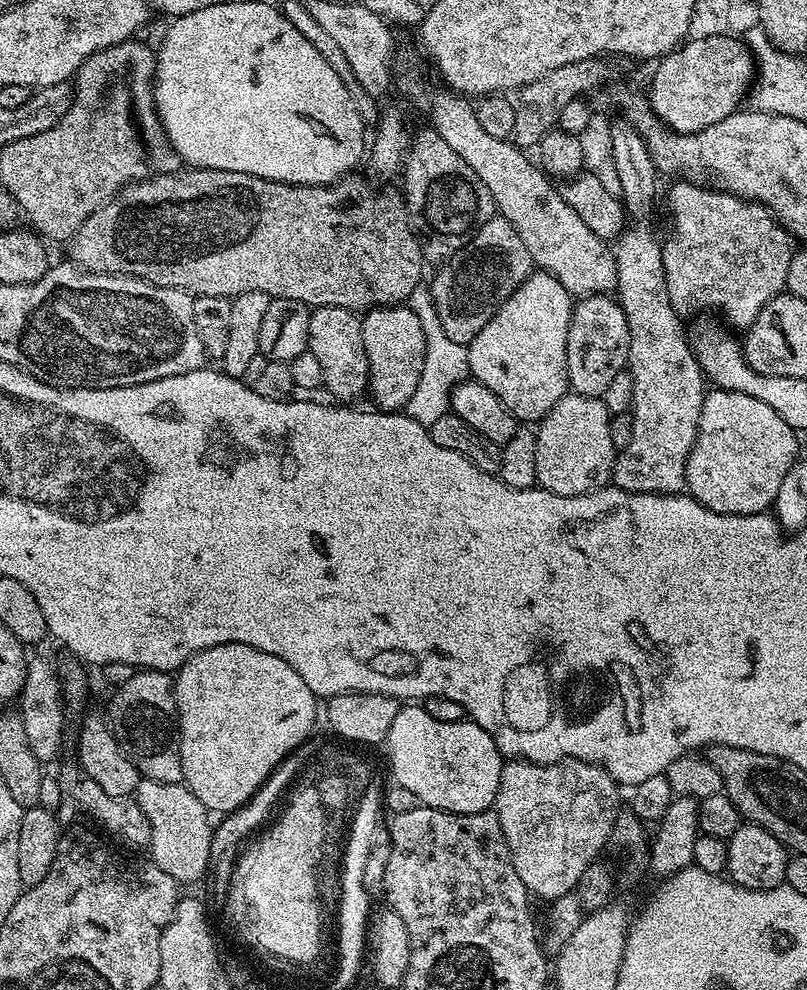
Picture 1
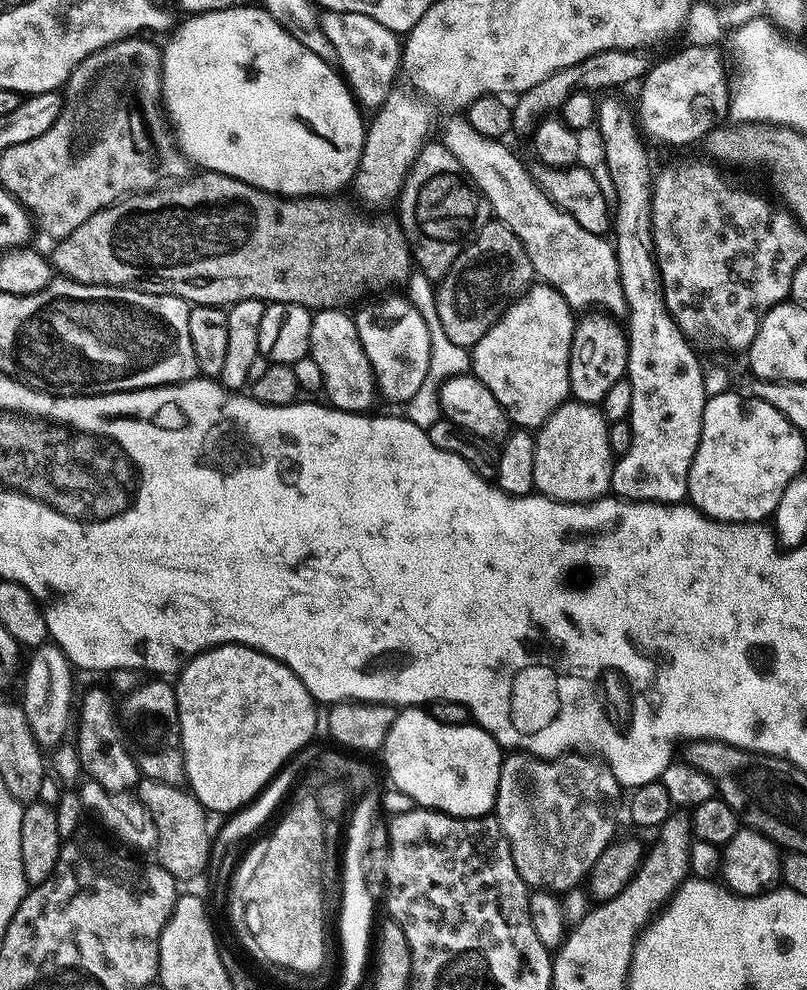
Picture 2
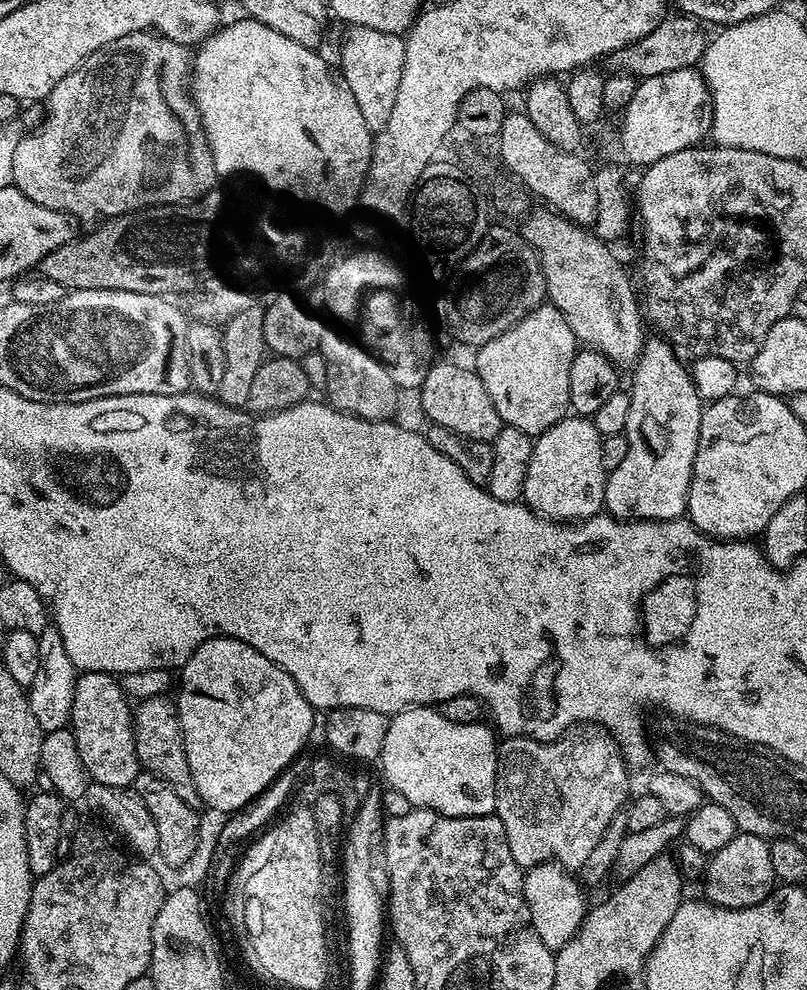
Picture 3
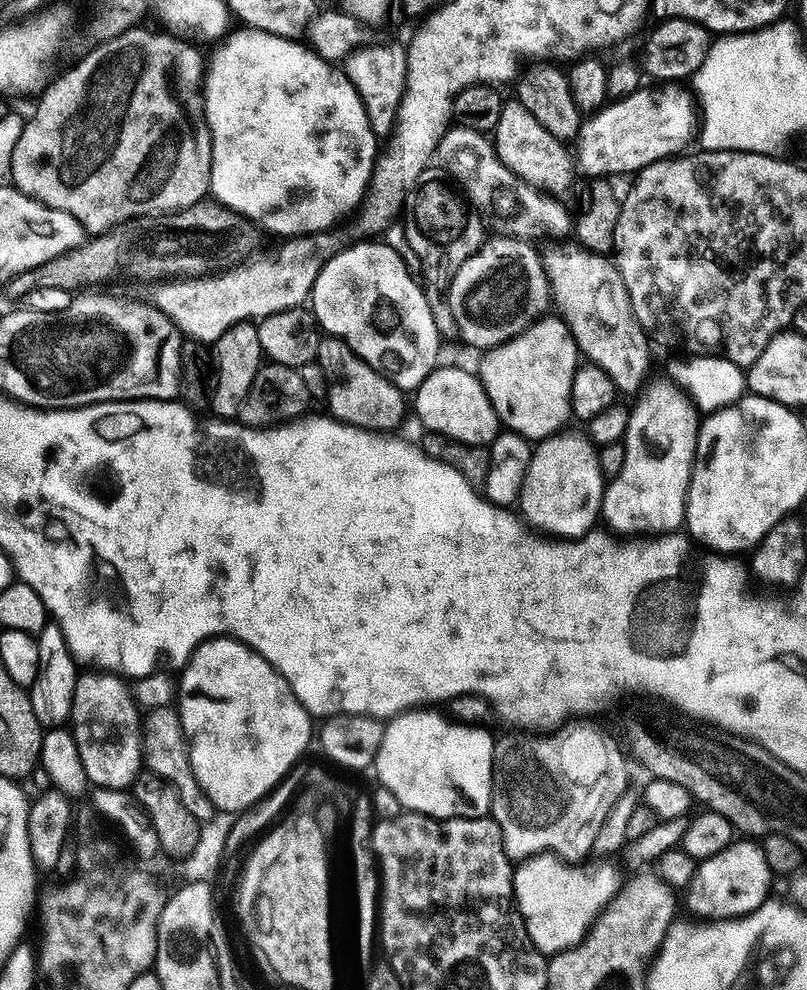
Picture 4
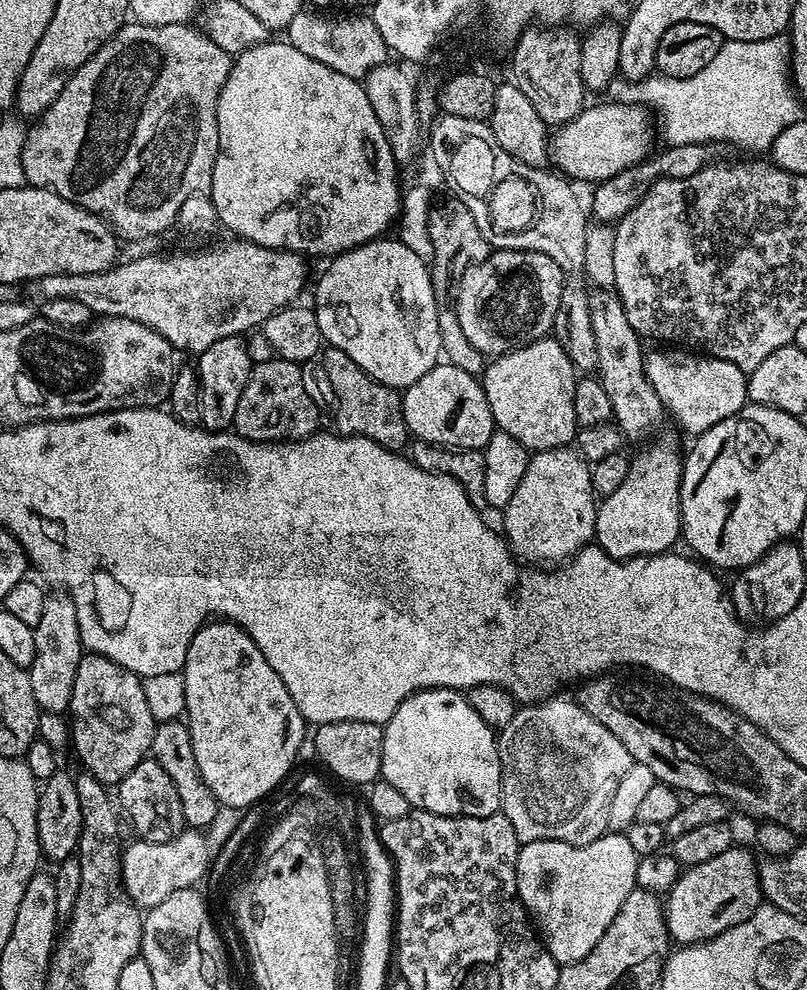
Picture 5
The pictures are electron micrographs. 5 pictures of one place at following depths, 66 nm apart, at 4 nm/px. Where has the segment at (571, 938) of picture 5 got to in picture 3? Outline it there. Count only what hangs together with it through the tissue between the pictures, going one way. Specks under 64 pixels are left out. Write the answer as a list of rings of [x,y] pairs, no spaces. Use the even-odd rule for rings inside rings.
[[[545,862],[527,869],[522,881],[526,915],[538,938],[542,938],[544,945],[553,950],[566,946],[566,942],[574,938],[590,907],[589,901],[584,901],[586,892],[580,880],[569,869],[561,868],[555,862]]]

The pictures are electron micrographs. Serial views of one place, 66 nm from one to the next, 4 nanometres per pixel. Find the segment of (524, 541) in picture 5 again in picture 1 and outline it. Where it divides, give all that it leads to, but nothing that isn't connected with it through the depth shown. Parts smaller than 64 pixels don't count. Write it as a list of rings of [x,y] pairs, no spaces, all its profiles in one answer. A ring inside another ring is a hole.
[[[566,394],[535,429],[538,442],[539,487],[559,496],[582,496],[607,485],[618,455],[610,438],[610,415],[603,399]]]

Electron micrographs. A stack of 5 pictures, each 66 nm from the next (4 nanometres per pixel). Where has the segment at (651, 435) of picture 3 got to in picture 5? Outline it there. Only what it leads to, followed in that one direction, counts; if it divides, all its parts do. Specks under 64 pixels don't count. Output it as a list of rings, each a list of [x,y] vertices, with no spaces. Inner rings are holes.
[[[660,440],[653,448],[644,448],[635,457],[631,457],[626,478],[614,494],[603,497],[596,509],[595,544],[610,558],[629,560],[635,556],[656,556],[660,552],[669,551],[675,540],[682,536],[680,522],[680,476],[684,472],[682,452],[676,449],[672,440]]]

